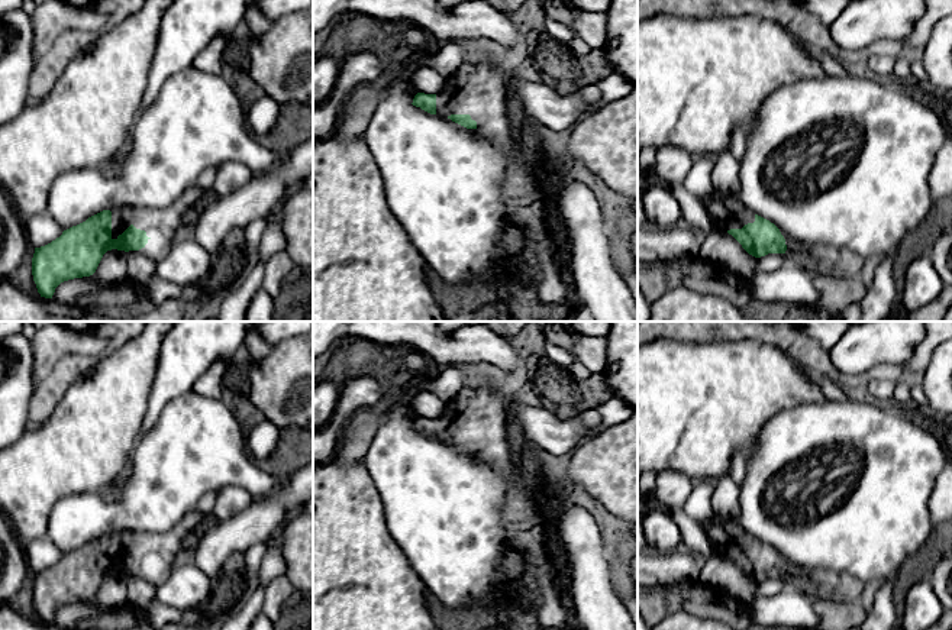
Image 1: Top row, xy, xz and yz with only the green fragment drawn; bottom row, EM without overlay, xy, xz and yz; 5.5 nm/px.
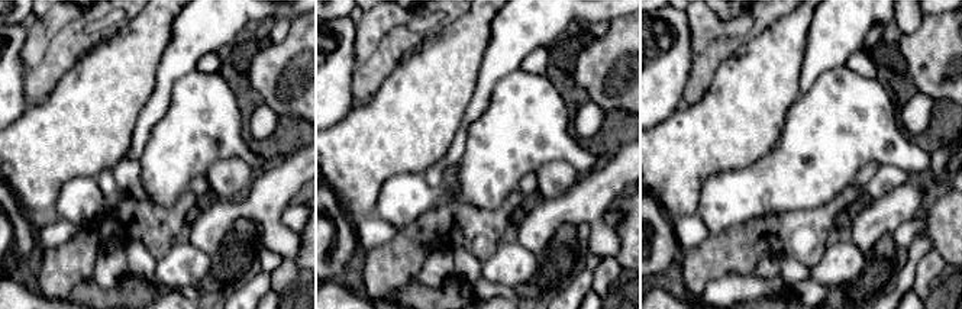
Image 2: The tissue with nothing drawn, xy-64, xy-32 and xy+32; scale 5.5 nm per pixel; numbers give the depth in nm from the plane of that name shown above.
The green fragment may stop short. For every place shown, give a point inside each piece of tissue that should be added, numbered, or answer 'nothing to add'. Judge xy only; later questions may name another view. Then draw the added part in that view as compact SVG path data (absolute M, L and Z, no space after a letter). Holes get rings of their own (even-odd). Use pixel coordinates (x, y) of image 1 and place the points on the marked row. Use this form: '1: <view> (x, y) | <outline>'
1: xy (163, 223) | M193 185L171 206L152 209L142 206L120 206L112 209L112 239L117 239L130 224L145 230L146 236L156 236L161 242L171 242L183 224L183 216L206 193Z

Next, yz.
1: yz (728, 213) | M713 191L700 198L700 201L711 216L717 230L742 229L745 224L755 222L755 213L739 197L722 197Z

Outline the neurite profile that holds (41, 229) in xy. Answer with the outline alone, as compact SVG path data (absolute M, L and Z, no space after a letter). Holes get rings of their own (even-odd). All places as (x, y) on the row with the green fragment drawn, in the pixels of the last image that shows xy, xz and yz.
M46 211L23 219L23 226L30 248L45 246L64 232Z

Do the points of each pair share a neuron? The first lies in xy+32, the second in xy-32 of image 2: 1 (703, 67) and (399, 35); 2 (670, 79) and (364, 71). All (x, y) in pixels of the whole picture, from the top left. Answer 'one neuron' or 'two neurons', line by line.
1: one neuron
2: two neurons

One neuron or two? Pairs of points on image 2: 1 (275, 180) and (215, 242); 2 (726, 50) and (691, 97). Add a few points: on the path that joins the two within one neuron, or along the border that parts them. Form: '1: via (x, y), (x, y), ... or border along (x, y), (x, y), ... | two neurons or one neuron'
1: via (258, 198), (248, 208), (236, 209), (220, 225) | one neuron
2: via (713, 60), (703, 70), (697, 84) | one neuron

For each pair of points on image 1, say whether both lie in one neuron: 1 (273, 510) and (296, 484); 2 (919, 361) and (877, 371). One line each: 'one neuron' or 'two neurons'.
1: one neuron
2: one neuron

